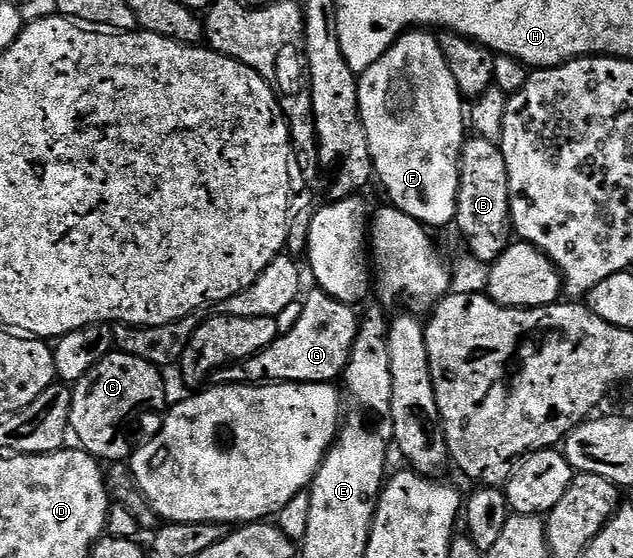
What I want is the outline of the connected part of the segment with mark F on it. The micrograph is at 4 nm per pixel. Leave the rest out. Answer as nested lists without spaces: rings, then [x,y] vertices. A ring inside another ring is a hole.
[[[406,31],[402,33],[395,44],[379,60],[371,63],[371,67],[367,67],[367,71],[360,74],[357,82],[357,106],[361,112],[361,122],[367,135],[367,147],[371,151],[373,171],[376,180],[378,182],[381,180],[386,193],[389,195],[388,204],[405,212],[424,227],[432,227],[431,225],[452,226],[457,215],[457,191],[461,178],[461,146],[467,140],[467,105],[461,96],[459,87],[455,87],[455,79],[451,76],[451,67],[447,67],[447,59],[441,50],[440,40],[429,31]]]

